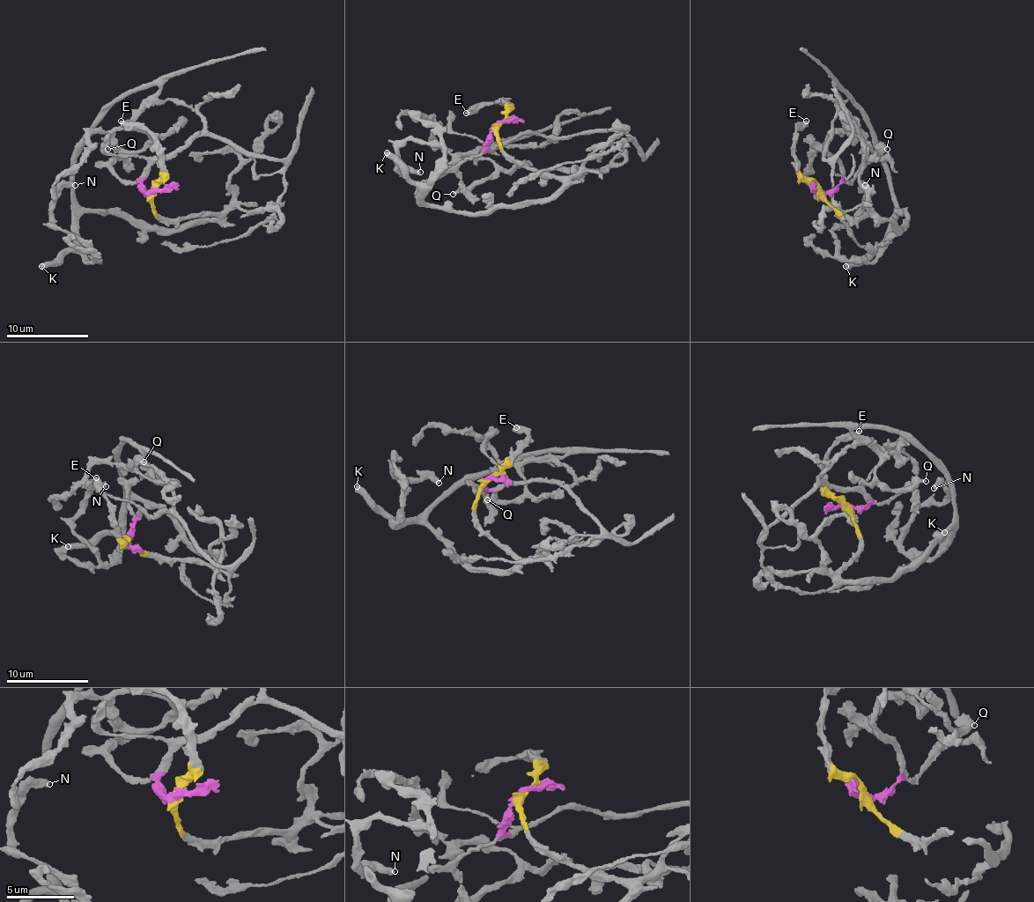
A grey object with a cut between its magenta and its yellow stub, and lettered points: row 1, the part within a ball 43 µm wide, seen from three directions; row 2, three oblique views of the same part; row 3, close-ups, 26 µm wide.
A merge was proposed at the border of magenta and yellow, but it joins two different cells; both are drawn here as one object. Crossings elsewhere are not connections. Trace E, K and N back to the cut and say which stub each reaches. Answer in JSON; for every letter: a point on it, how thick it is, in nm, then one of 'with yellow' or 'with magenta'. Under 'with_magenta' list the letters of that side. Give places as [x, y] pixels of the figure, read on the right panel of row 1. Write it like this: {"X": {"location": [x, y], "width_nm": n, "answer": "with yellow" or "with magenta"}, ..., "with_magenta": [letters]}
{"E": {"location": [806, 121], "width_nm": 500, "answer": "with yellow"}, "K": {"location": [845, 266], "width_nm": 550, "answer": "with yellow"}, "N": {"location": [865, 185], "width_nm": 460, "answer": "with yellow"}, "with_magenta": []}

